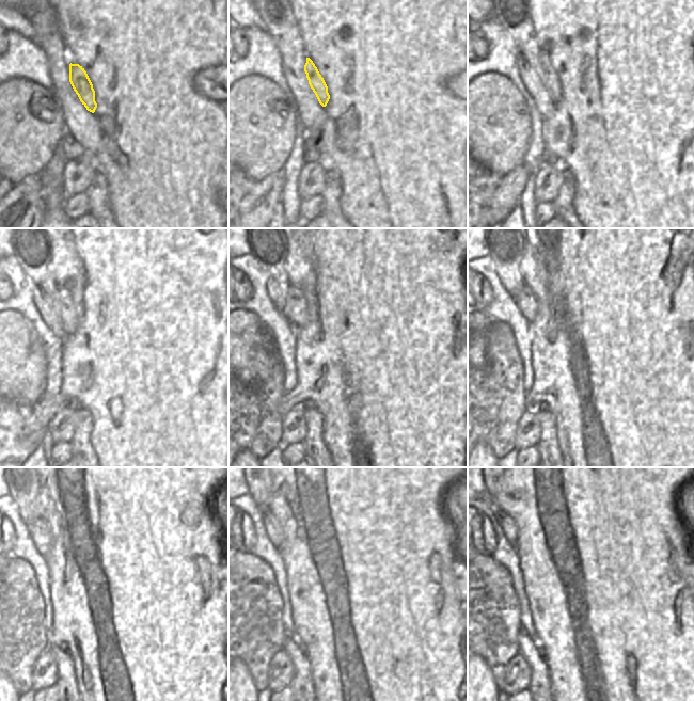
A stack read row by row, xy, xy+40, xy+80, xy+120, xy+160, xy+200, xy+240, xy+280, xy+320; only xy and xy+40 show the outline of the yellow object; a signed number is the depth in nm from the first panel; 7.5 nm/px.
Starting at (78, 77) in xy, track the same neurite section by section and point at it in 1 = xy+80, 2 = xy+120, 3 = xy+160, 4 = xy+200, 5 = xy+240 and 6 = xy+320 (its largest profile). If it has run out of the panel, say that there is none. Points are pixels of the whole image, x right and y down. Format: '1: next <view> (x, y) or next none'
1: next xy+80 (549, 76)
2: next xy+120 (65, 308)
3: next xy+160 (295, 311)
4: next xy+200 (525, 300)
5: next xy+240 (40, 530)
6: next xy+320 (508, 525)

